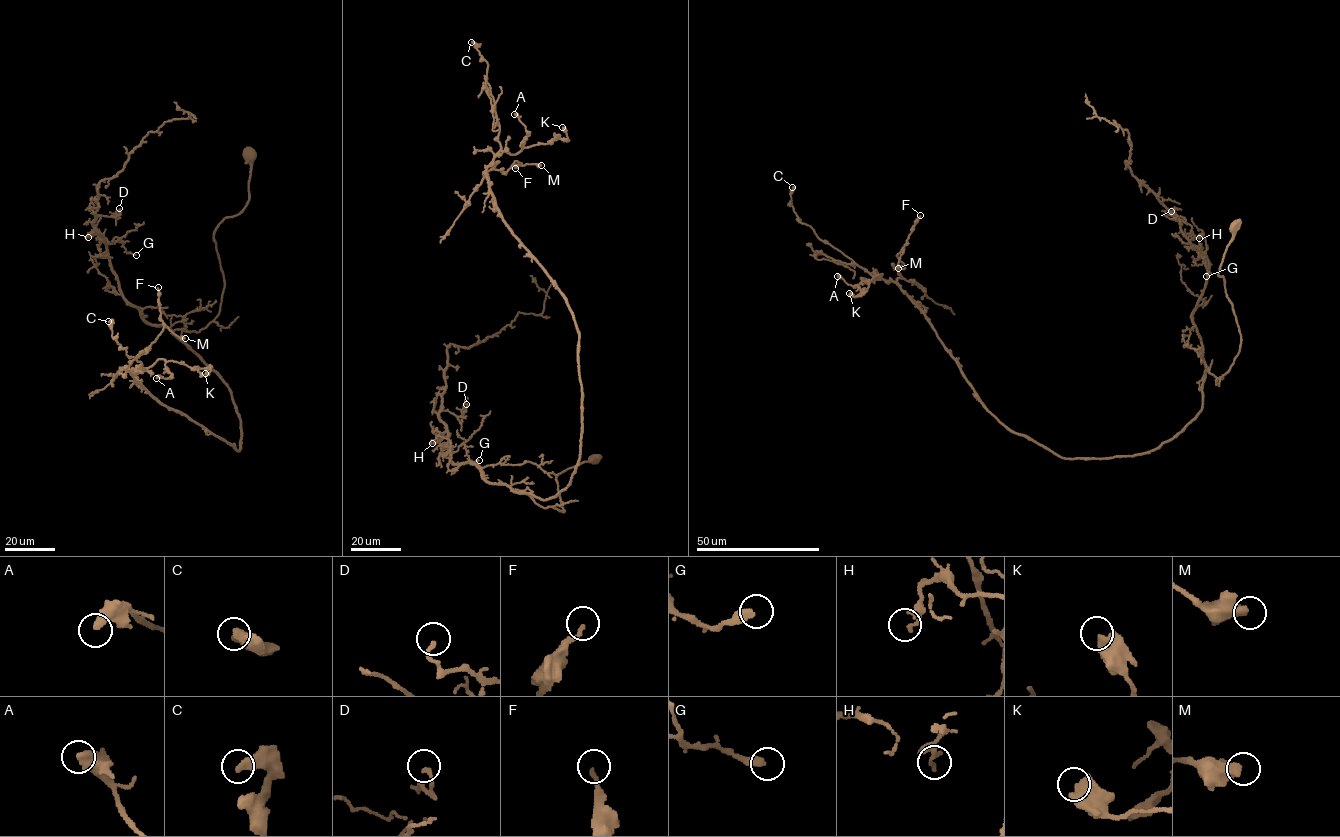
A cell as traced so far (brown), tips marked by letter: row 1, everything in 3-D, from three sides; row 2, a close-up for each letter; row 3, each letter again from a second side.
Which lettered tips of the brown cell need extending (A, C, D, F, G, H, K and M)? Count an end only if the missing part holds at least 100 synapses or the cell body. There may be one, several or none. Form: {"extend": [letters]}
{"extend": []}

